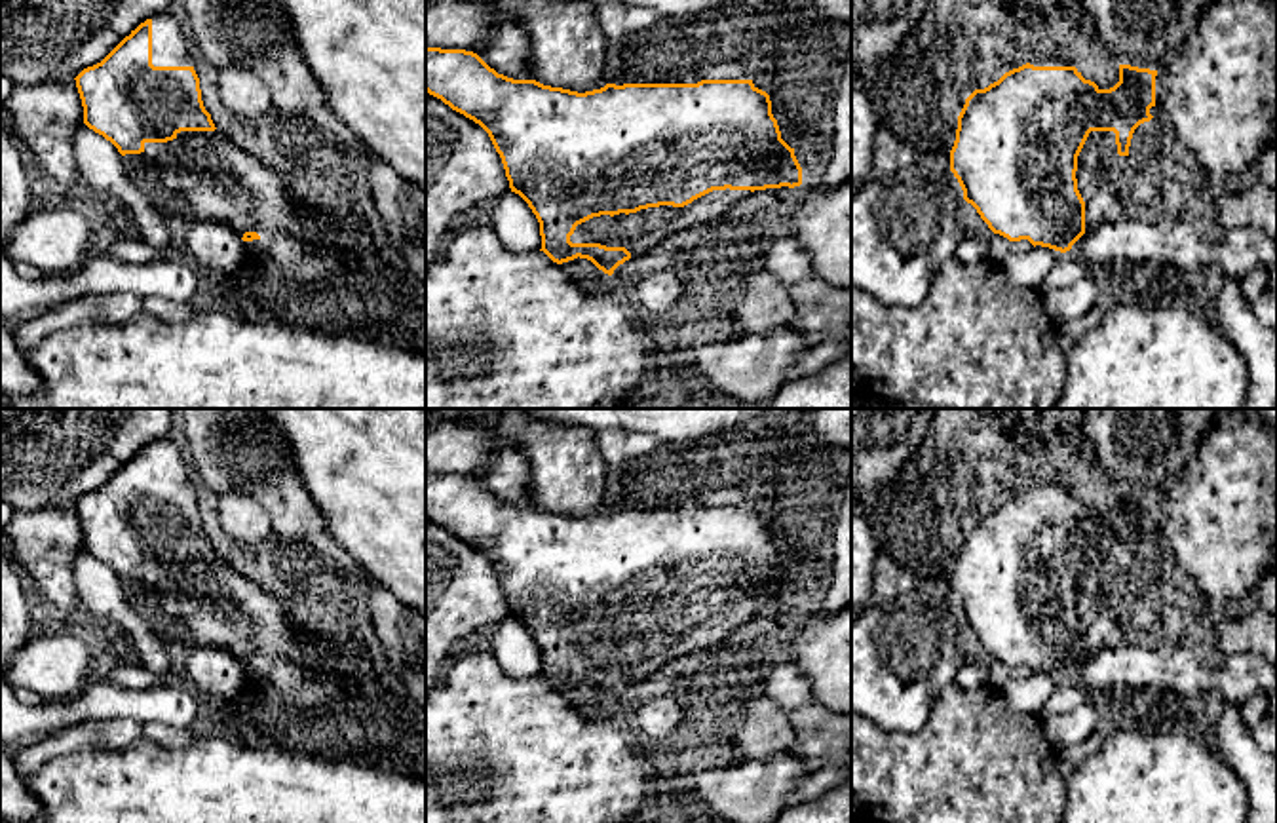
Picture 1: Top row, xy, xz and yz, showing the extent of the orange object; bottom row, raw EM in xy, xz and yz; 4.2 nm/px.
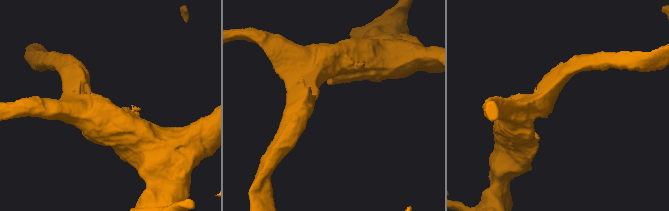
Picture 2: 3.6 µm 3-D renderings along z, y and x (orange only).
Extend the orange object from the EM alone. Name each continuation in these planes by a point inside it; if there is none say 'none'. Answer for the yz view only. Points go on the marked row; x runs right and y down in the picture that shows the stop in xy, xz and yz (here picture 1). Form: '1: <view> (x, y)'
1: yz (1053, 61)
2: yz (1101, 173)

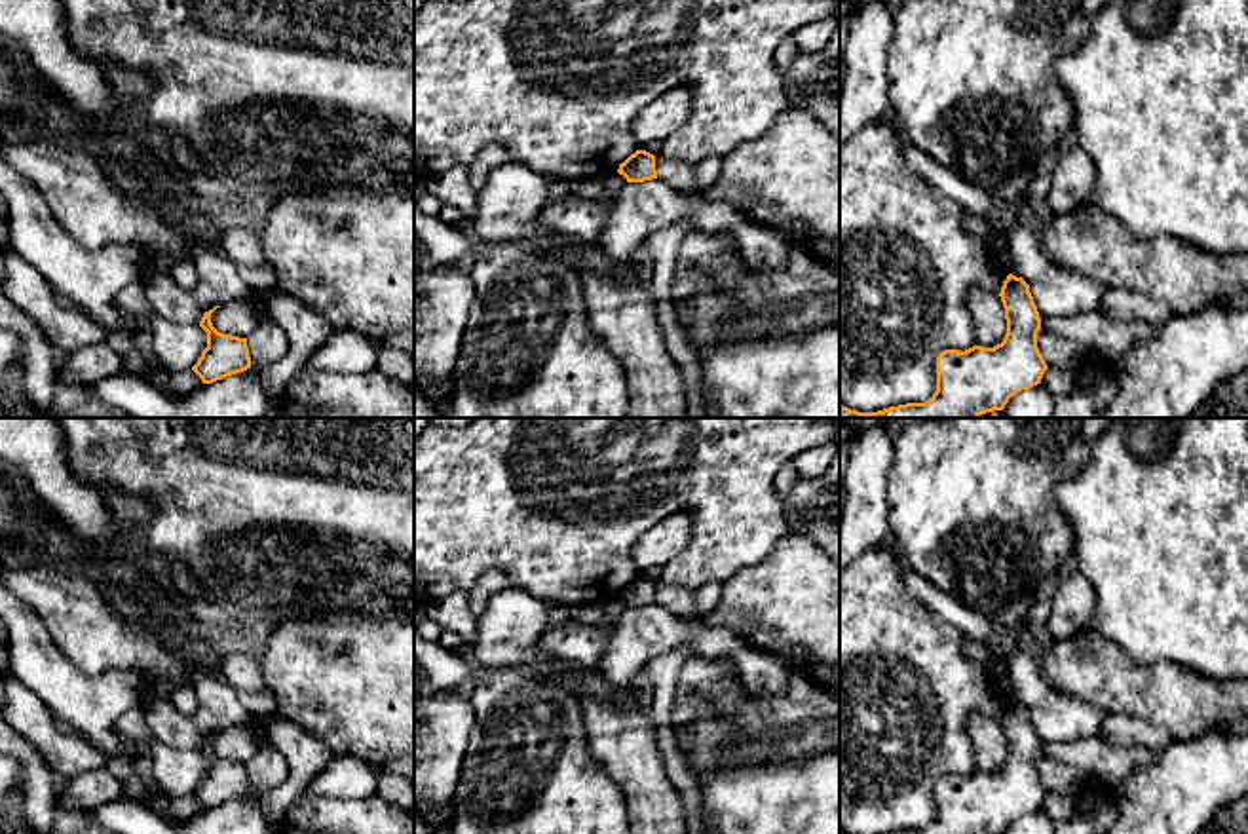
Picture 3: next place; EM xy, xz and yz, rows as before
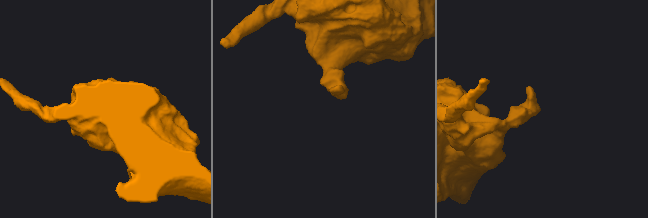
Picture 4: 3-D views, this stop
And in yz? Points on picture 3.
none

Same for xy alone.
none

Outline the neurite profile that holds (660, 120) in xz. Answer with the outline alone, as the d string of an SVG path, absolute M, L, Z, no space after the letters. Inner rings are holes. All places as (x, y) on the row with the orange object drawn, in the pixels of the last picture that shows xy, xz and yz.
M686 85L671 89L648 104L631 125L631 137L638 150L657 141L667 141L690 118L693 91Z

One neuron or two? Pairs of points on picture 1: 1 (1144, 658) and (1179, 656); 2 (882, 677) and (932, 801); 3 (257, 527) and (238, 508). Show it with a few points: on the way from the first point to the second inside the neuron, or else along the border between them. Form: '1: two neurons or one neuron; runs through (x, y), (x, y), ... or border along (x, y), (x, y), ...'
1: one neuron; runs through (1152, 658), (1171, 658)
2: two neurons; border along (935, 700), (916, 732), (886, 732), (871, 721)
3: one neuron; runs through (253, 523), (242, 512)

